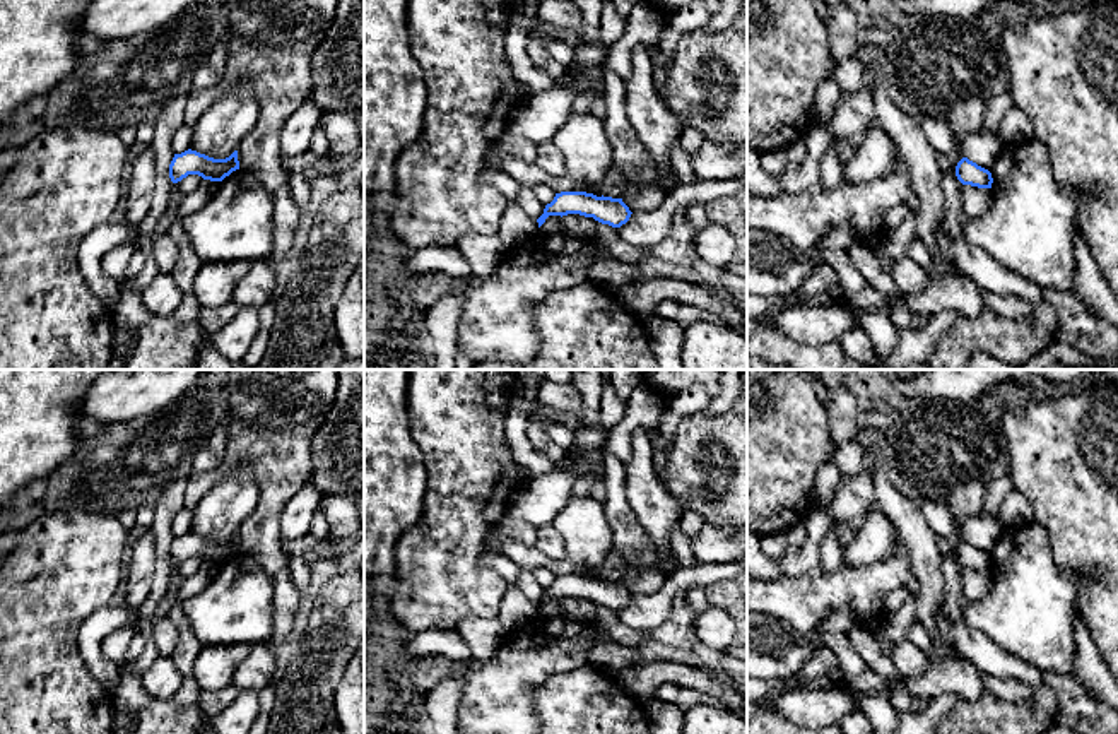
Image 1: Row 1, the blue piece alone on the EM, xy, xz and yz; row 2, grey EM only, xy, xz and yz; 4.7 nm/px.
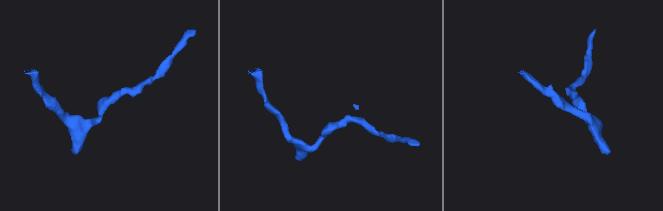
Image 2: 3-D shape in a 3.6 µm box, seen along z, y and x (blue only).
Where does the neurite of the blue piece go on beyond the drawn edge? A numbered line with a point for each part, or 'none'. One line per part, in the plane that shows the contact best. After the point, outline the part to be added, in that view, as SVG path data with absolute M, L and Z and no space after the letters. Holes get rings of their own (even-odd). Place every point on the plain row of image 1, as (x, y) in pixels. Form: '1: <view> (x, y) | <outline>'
none

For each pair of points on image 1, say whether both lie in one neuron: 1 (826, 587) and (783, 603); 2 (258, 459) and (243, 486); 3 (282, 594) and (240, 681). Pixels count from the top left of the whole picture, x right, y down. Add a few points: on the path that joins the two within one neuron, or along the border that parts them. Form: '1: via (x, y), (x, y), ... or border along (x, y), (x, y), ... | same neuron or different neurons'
1: via (816, 596), (807, 601), (794, 601) | same neuron
2: border along (212, 488), (233, 473), (248, 473), (258, 505) | different neurons
3: border along (267, 644), (272, 652) | different neurons

